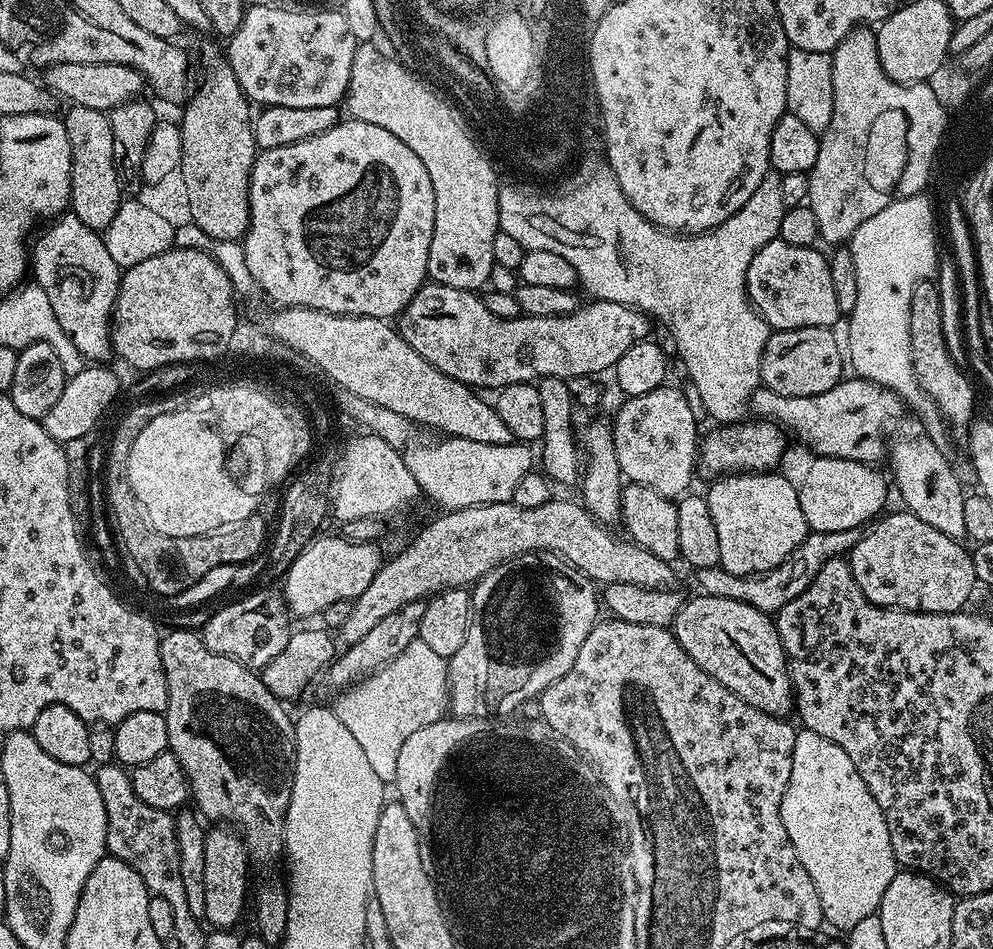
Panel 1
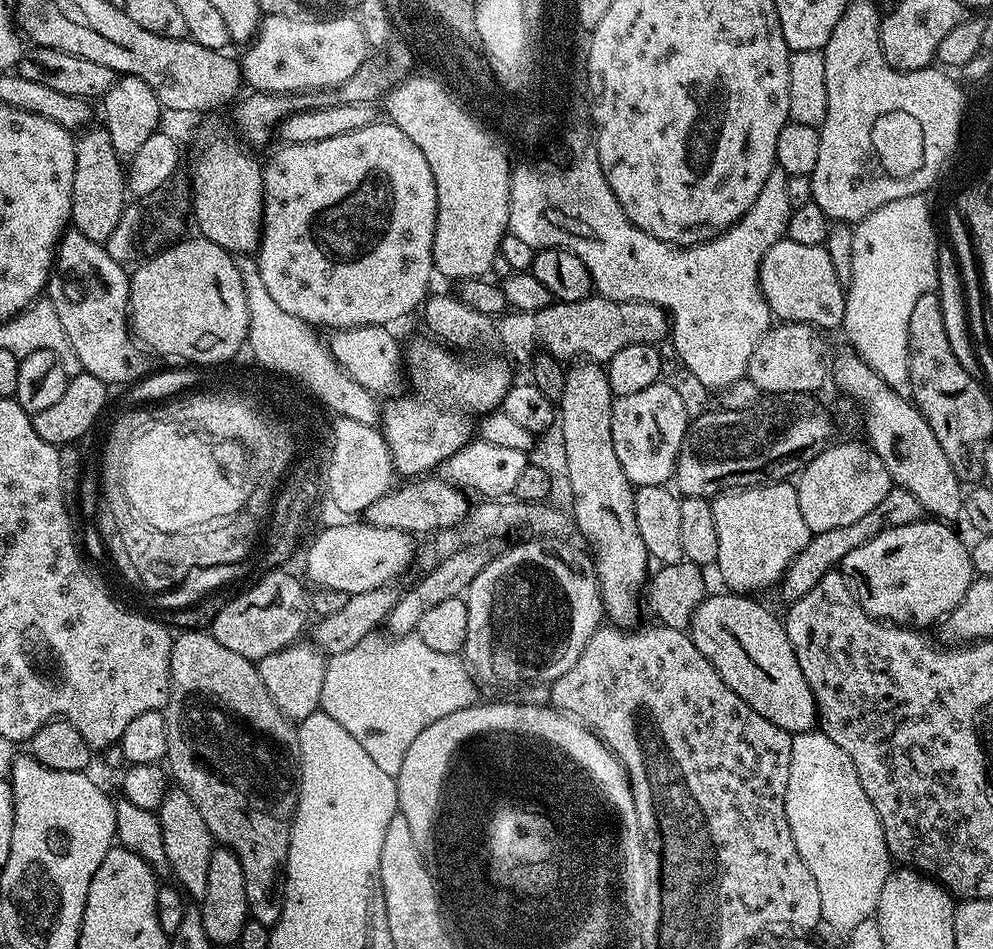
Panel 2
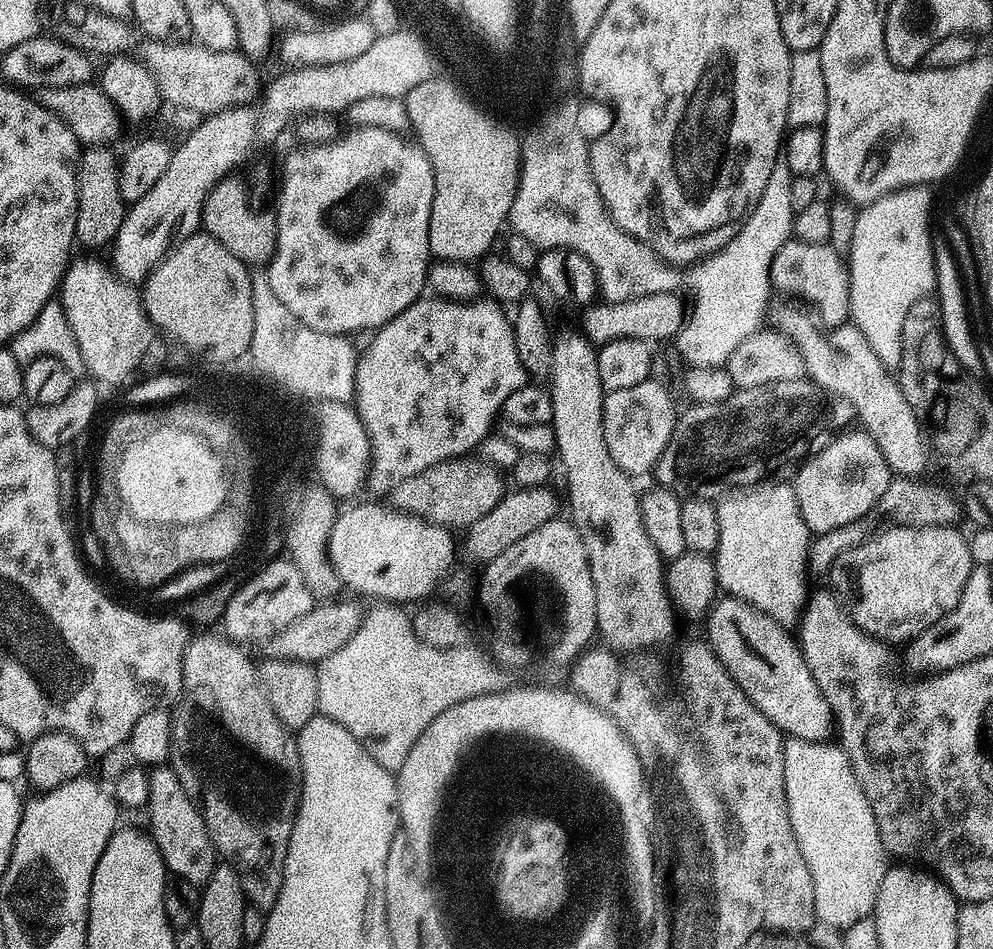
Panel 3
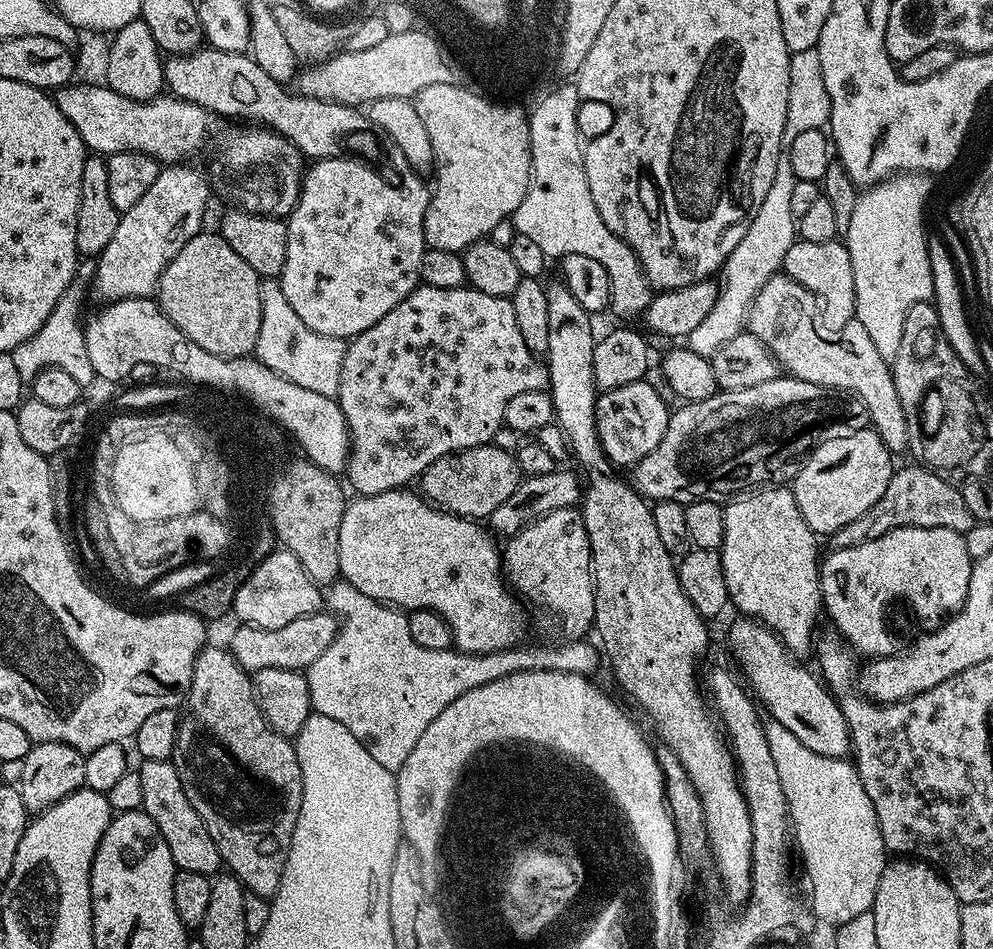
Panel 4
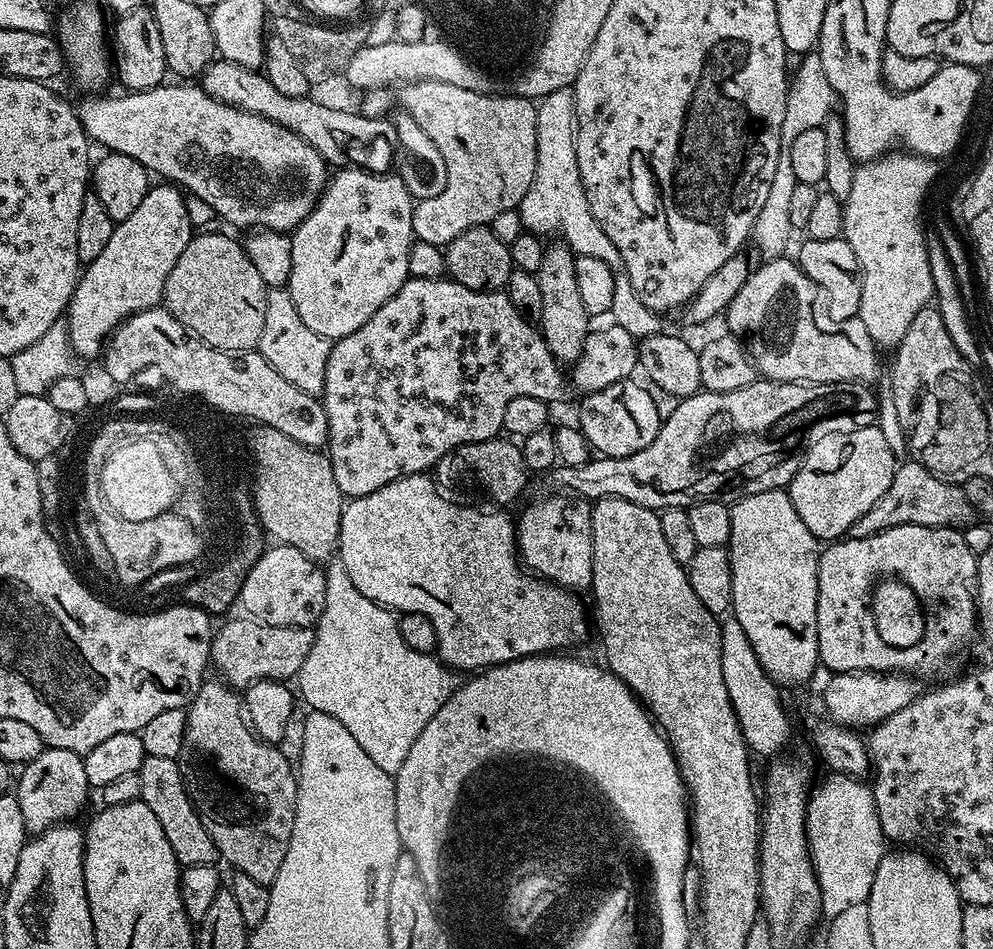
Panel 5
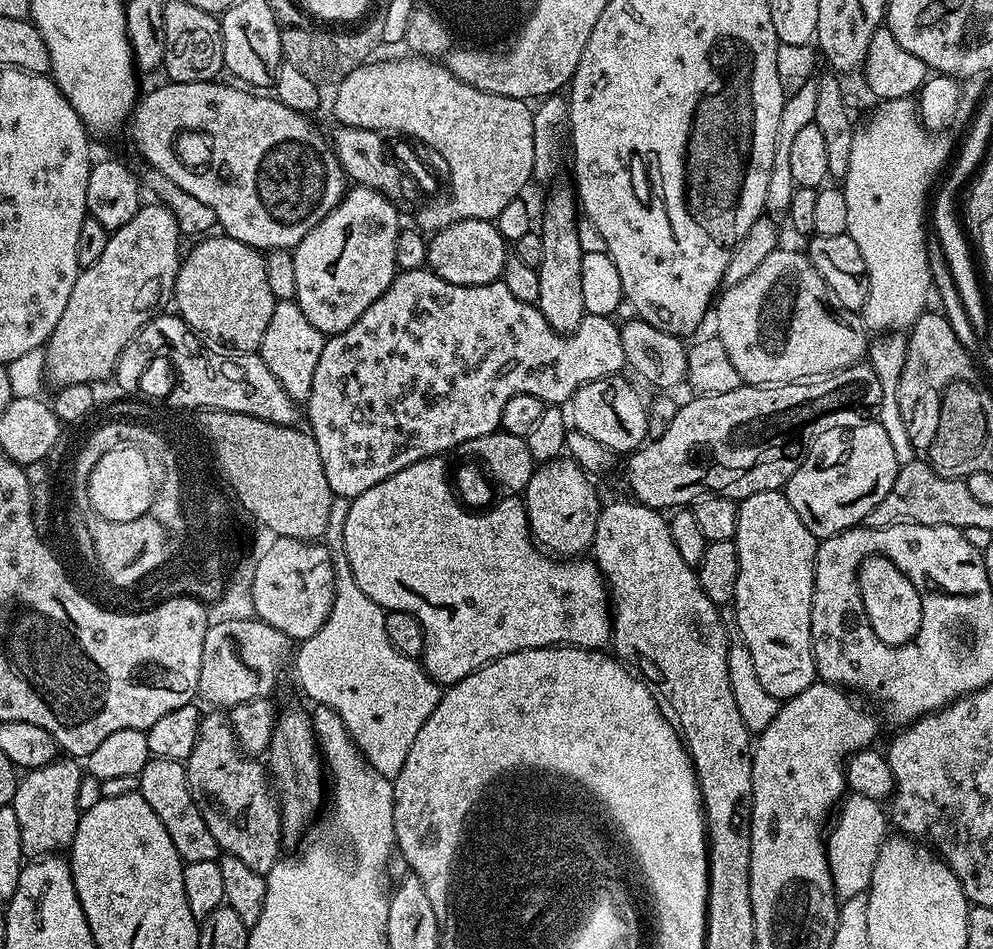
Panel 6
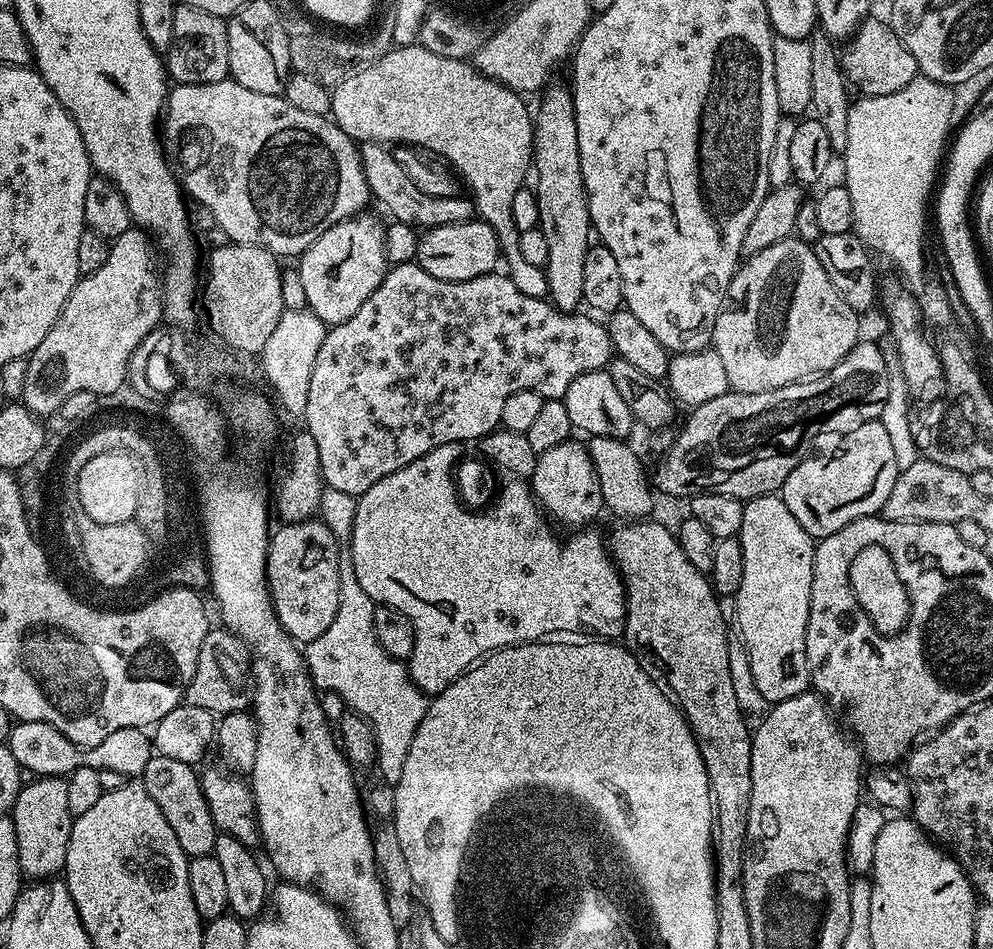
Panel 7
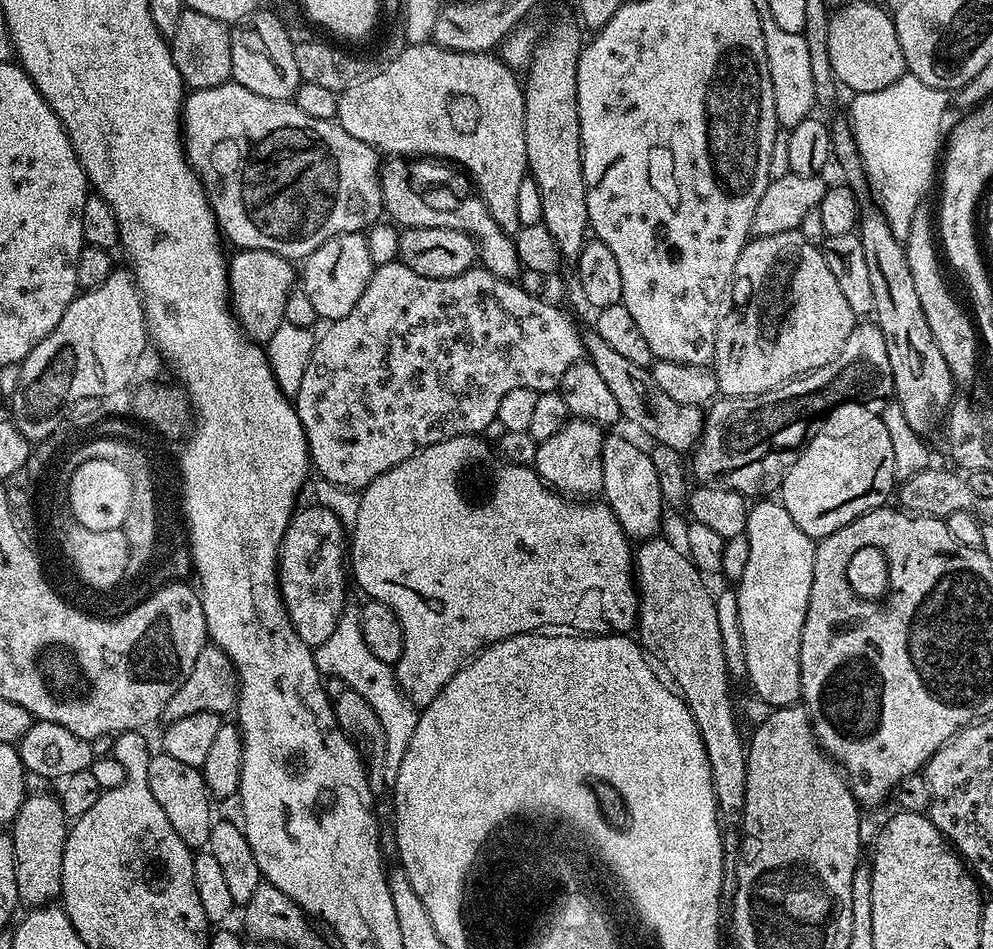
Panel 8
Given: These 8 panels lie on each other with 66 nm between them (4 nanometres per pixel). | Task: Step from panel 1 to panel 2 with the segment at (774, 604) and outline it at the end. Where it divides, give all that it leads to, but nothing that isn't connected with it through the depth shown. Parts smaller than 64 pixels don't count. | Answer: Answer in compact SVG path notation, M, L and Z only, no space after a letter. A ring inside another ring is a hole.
M894 486L888 491L886 498L882 498L882 502L878 502L878 506L870 510L870 514L858 518L858 522L850 522L850 526L834 526L834 530L822 530L809 535L806 546L792 559L784 577L780 579L778 591L781 598L784 602L791 602L802 598L802 594L810 594L810 590L818 586L827 572L839 569L850 550L858 550L862 542L870 542L870 538L882 534L888 528L912 524L924 515L924 507L920 505L918 498L914 498L914 494L910 494L910 490Z

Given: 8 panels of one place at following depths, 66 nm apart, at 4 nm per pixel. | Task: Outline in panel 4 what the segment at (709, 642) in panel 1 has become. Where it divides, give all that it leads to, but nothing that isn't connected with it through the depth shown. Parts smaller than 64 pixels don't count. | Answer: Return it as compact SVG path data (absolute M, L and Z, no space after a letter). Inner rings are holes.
M747 618L736 619L740 620L734 621L728 628L728 644L732 647L737 662L744 667L744 676L748 679L747 687L754 693L755 699L759 701L762 708L762 703L764 703L765 710L769 712L767 715L773 720L782 722L782 726L786 726L786 730L790 730L790 734L794 734L794 738L798 738L798 742L802 742L802 746L814 750L814 754L826 754L826 758L847 757L852 751L852 732L848 728L837 697L825 687L821 677L813 669L812 673L810 669L803 668L800 665L803 663L793 656L780 643L779 638L768 631L763 624Z

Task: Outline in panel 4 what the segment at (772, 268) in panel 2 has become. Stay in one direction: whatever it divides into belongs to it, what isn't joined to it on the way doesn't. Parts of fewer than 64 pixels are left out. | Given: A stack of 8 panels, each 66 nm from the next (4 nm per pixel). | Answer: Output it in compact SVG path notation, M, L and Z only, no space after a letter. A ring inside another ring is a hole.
M797 239L790 250L786 250L782 272L816 295L817 301L822 305L822 319L826 328L837 332L856 319L854 266L850 262L847 243L839 239L830 242L806 242Z

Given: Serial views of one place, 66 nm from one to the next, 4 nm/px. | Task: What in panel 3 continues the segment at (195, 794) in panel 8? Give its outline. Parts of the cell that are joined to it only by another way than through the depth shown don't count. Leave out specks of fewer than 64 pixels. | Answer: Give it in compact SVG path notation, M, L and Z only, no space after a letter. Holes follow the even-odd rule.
M156 766L148 772L150 794L146 805L150 835L156 841L164 864L175 879L194 882L203 886L214 874L218 863L218 853L206 822L198 806L190 800L178 775L169 766ZM152 827L152 828L151 828Z

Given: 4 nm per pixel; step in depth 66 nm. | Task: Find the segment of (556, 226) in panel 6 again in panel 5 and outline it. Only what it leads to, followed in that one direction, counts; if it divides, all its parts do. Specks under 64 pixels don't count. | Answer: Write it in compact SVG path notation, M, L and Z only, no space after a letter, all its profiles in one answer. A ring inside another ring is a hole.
M563 242L549 243L544 250L542 266L535 272L538 290L542 290L542 310L538 313L538 327L544 334L544 341L561 365L575 365L582 354L582 346L590 331L590 317L578 291L578 278L574 275L576 256L573 249Z

